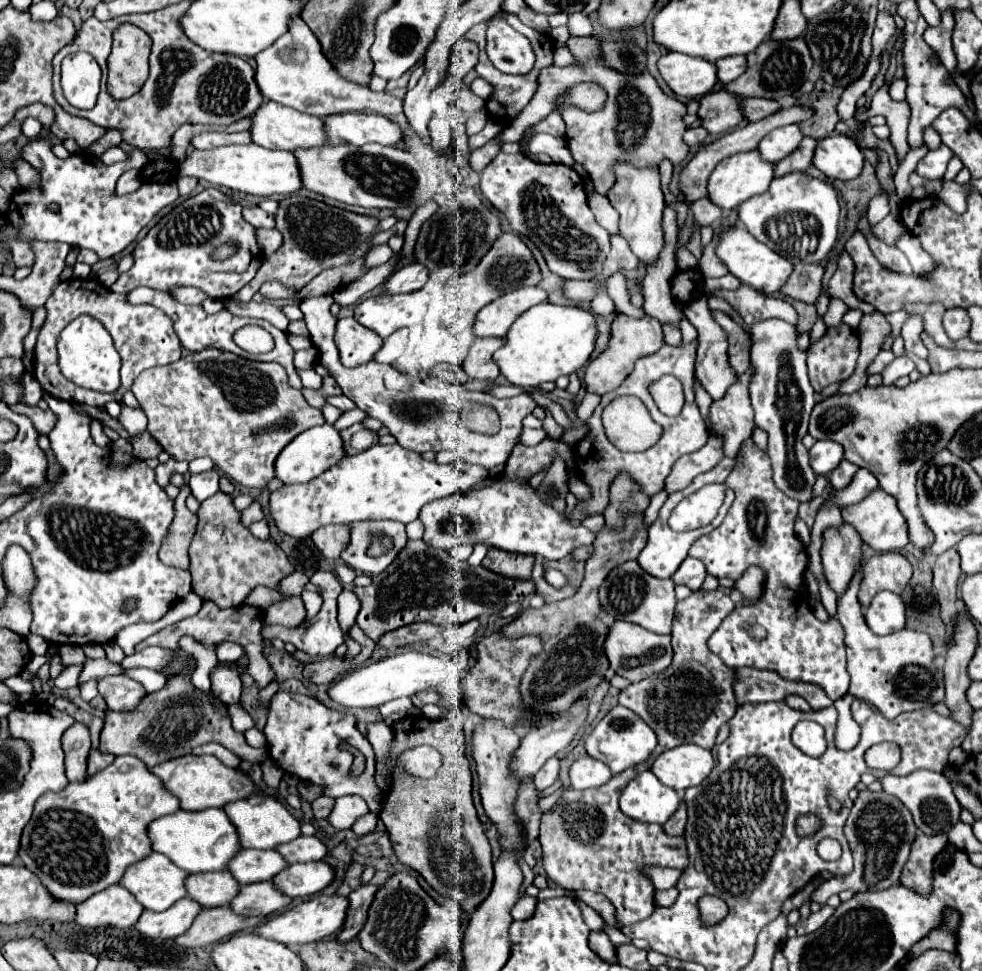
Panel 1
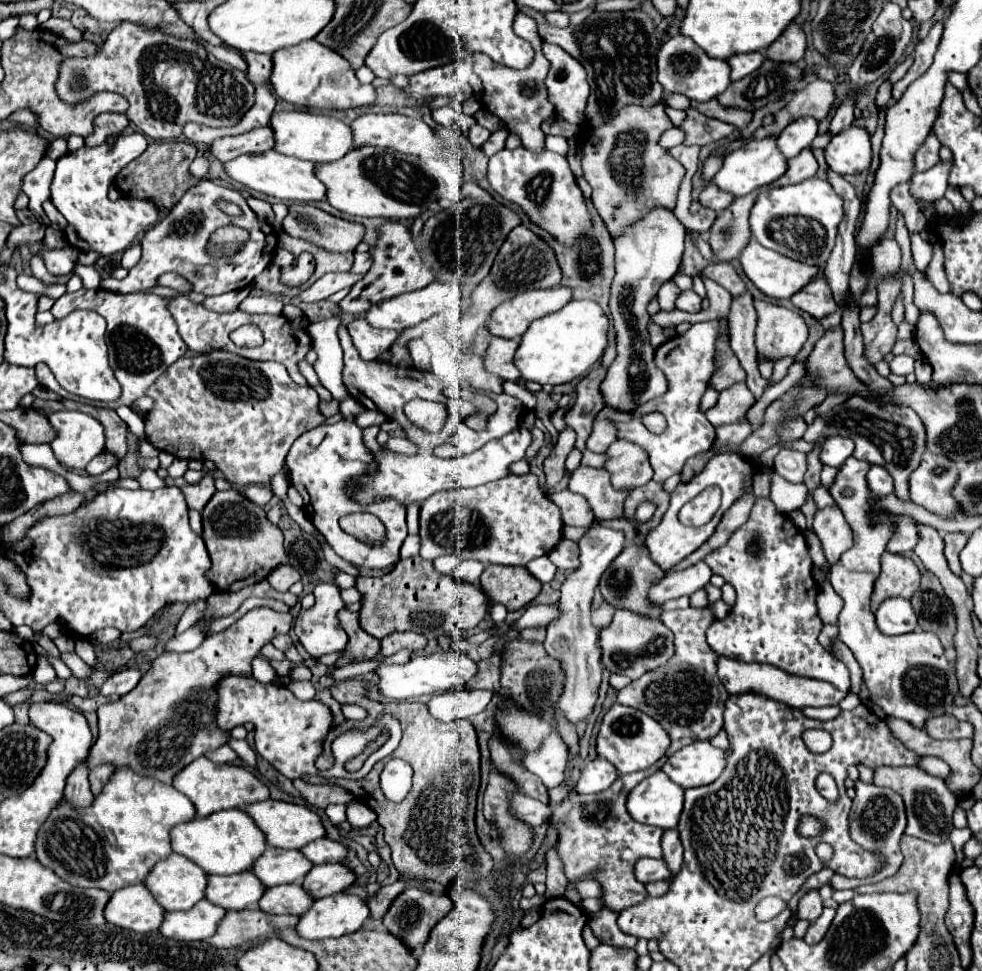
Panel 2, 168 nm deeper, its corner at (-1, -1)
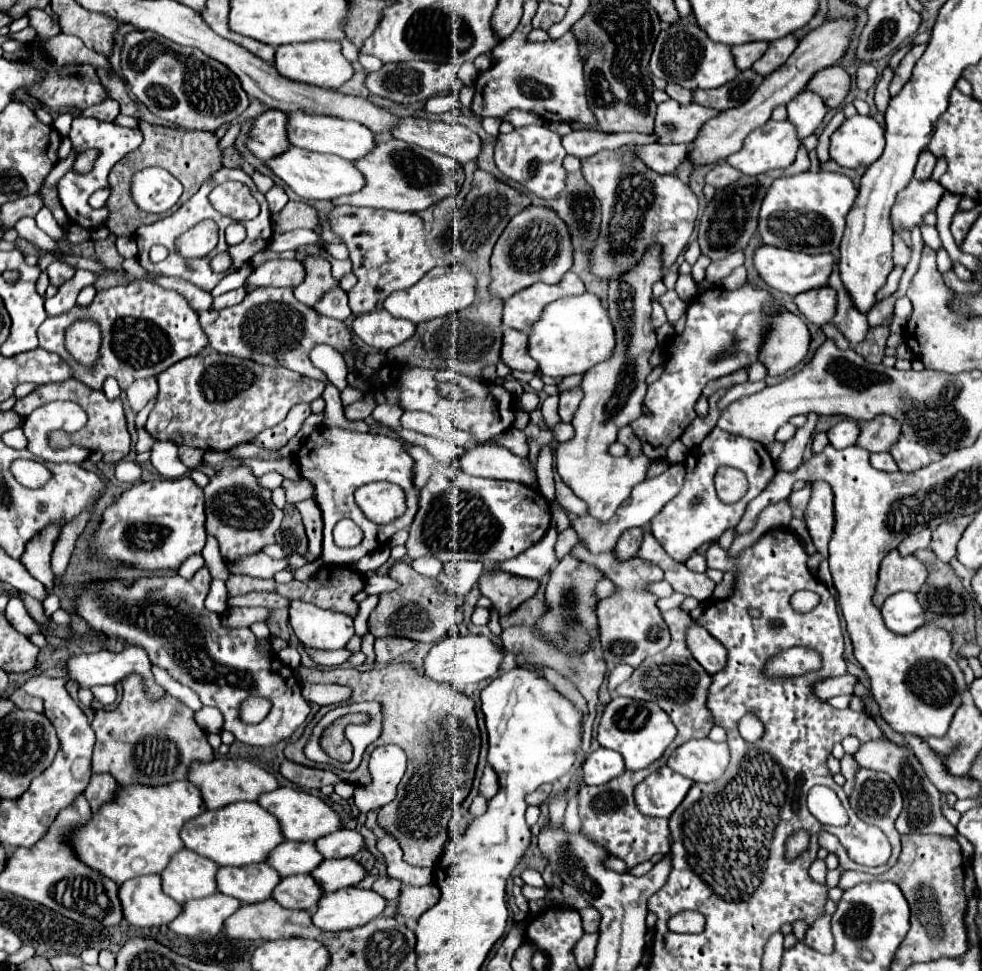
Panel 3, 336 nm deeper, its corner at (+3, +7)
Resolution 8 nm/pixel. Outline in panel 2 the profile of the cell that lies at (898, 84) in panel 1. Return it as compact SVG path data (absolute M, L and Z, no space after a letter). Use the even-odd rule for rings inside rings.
M943 21L935 23L933 29L929 31L929 35L917 45L917 49L915 49L915 53L913 53L913 57L915 57L913 67L907 71L907 75L905 75L901 81L897 81L897 83L893 85L893 99L895 99L895 101L903 95L903 91L905 91L915 79L921 77L921 75L929 69L929 65L933 63L933 55L935 55L935 49L937 49L937 41L941 39L941 29L943 29Z

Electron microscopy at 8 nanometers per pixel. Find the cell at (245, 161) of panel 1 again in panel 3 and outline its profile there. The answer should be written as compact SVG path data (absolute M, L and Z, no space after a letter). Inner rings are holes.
M289 147L285 153L279 157L273 157L265 161L265 167L279 177L285 185L289 185L301 199L305 201L315 201L315 199L337 199L341 195L355 193L363 187L365 179L363 175L353 167L351 161L345 161L337 155L323 155L323 153L313 153L307 149L299 147Z

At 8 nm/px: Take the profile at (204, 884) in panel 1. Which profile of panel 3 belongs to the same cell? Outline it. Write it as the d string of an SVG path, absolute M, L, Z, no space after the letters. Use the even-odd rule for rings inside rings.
M266 859L261 863L229 863L219 865L217 891L233 895L241 903L259 903L271 897L279 879L279 873L267 865Z

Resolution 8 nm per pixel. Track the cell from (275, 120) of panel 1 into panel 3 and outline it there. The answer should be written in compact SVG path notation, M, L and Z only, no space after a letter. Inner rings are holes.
M301 111L287 113L287 117L289 117L289 125L287 125L289 143L301 149L309 149L317 153L331 153L347 161L355 161L355 159L365 157L375 145L375 135L357 121L345 121L339 117L325 117L325 115L311 115L311 113L301 113Z

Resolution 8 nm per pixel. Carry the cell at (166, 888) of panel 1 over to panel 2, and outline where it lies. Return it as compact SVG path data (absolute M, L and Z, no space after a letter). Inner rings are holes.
M171 853L153 867L145 885L167 911L185 911L205 897L207 881L199 865L183 855Z

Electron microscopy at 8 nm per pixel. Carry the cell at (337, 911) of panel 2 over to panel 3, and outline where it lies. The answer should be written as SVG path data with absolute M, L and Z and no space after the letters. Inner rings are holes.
M345 887L325 893L313 913L313 925L325 931L345 931L369 923L385 909L385 899L373 891Z

